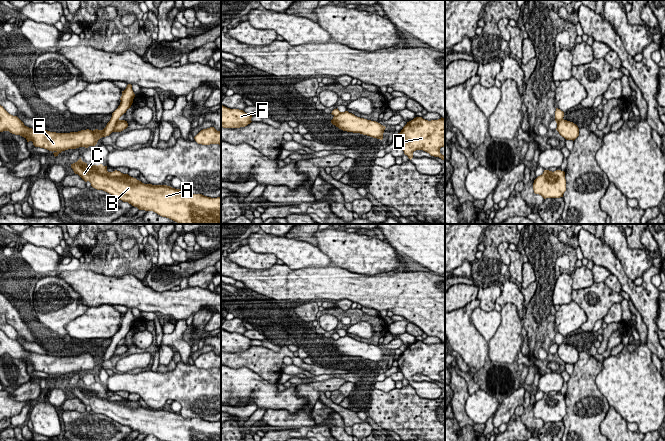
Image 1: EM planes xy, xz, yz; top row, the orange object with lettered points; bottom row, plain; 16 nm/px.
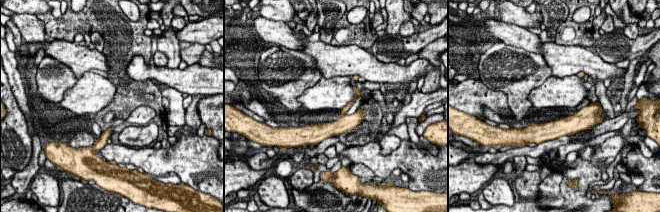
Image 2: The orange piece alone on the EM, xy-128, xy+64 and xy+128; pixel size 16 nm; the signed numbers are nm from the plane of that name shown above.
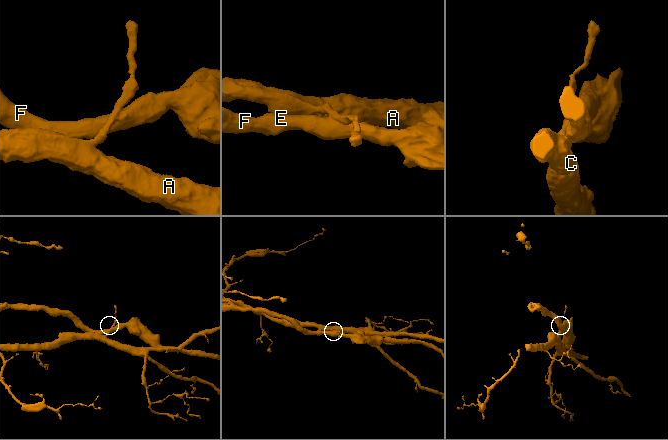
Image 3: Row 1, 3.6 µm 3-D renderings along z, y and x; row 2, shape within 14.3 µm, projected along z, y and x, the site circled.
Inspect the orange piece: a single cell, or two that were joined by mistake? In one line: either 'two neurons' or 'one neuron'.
one neuron

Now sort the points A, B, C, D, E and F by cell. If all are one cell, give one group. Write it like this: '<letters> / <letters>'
A B C D E F

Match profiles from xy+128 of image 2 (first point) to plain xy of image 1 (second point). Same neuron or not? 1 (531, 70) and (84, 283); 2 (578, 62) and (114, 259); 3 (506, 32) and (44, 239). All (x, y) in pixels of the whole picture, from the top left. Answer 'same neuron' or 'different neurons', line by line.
1: different neurons
2: different neurons
3: different neurons

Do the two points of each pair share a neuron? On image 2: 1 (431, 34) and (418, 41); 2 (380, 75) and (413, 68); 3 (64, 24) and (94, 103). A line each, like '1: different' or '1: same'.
1: same
2: same
3: different

